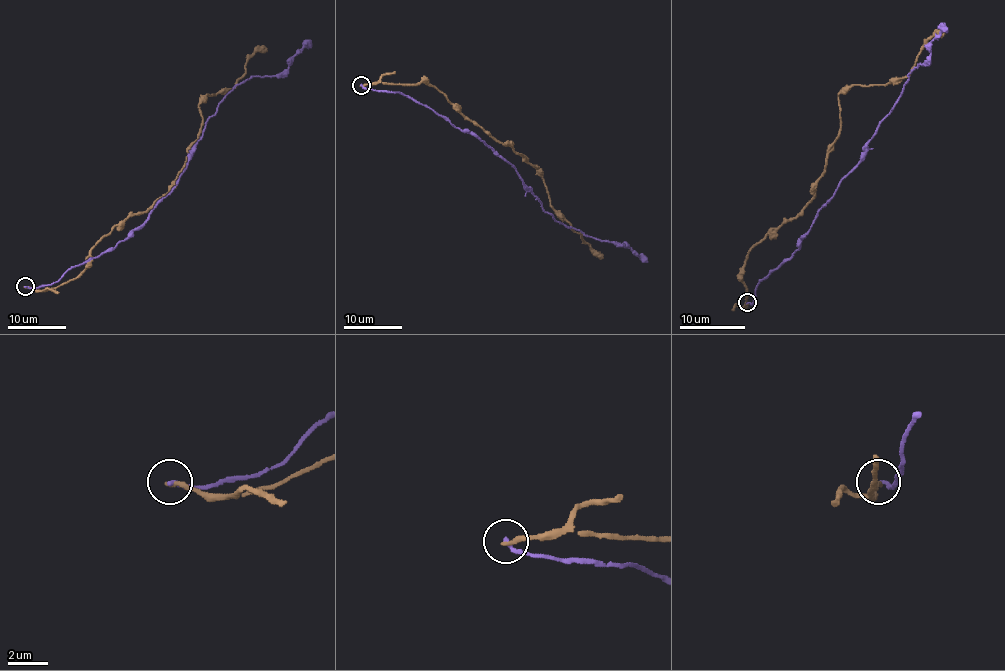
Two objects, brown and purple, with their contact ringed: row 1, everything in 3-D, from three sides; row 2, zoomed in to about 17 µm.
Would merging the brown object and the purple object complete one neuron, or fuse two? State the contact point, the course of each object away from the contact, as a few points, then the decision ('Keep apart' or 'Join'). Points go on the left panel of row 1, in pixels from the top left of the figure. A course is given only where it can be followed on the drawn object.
Place: (25, 286). Course of brown: (25, 287), (76, 279), (98, 242), (167, 192), (198, 138), (199, 104), (232, 89), (267, 49). Course of purple: (25, 286), (57, 282), (137, 229), (176, 185), (219, 102), (253, 76), (280, 75), (312, 44). Keep apart

